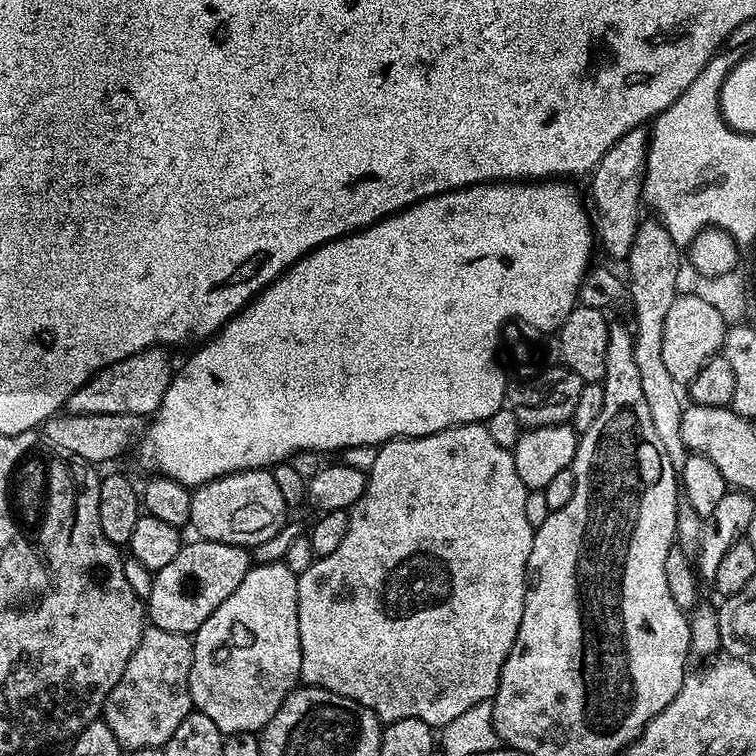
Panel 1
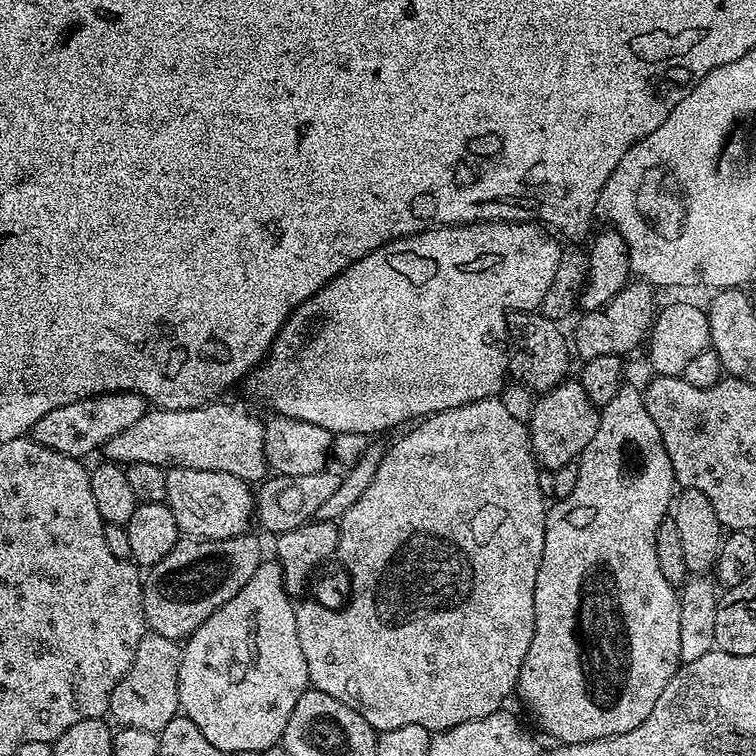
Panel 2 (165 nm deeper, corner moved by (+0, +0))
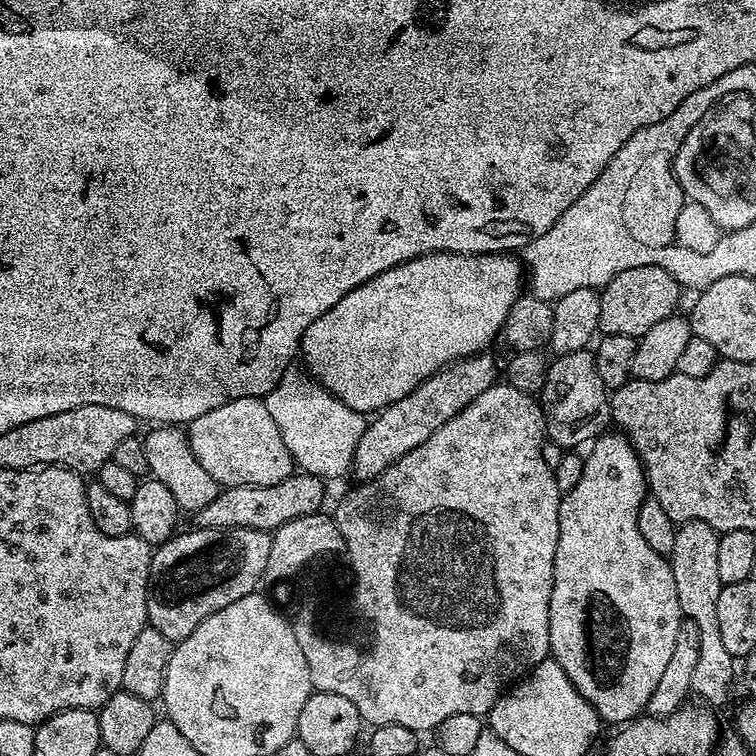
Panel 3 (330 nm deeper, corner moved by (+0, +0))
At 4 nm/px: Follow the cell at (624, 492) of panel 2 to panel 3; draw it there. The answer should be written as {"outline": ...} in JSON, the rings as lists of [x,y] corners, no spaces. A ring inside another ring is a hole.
{"outline":[[[604,434],[591,445],[592,453],[584,456],[584,469],[582,479],[578,481],[578,486],[574,490],[563,493],[560,501],[560,513],[558,514],[558,550],[554,550],[554,582],[550,590],[550,656],[558,662],[570,678],[570,682],[594,706],[594,710],[599,714],[601,721],[605,725],[616,724],[623,726],[639,717],[647,709],[650,702],[650,694],[654,694],[654,689],[658,687],[658,682],[662,678],[666,665],[674,650],[674,642],[678,638],[680,629],[680,607],[678,606],[678,589],[674,586],[674,574],[669,557],[660,556],[654,550],[650,550],[650,545],[646,543],[646,538],[638,530],[638,510],[642,502],[649,495],[648,480],[644,476],[644,466],[640,462],[640,455],[632,448],[632,443],[623,434],[608,436]]]}

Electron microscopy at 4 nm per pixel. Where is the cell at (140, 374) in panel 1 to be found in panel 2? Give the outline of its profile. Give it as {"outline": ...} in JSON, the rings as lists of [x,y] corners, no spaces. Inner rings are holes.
{"outline":[[[105,392],[103,396],[91,396],[78,402],[70,402],[70,406],[58,406],[58,410],[50,410],[50,414],[42,414],[32,427],[31,439],[50,450],[58,450],[58,454],[85,458],[91,452],[99,453],[114,434],[122,434],[126,426],[134,426],[138,418],[142,418],[150,410],[147,400],[136,392]]]}

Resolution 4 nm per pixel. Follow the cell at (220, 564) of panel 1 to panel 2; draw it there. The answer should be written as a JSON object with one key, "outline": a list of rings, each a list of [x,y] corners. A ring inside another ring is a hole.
{"outline":[[[252,534],[222,538],[221,540],[198,540],[182,538],[153,568],[147,569],[143,577],[144,585],[144,618],[147,627],[153,632],[162,634],[177,642],[187,641],[188,637],[214,614],[250,578],[262,562],[260,544]]]}

